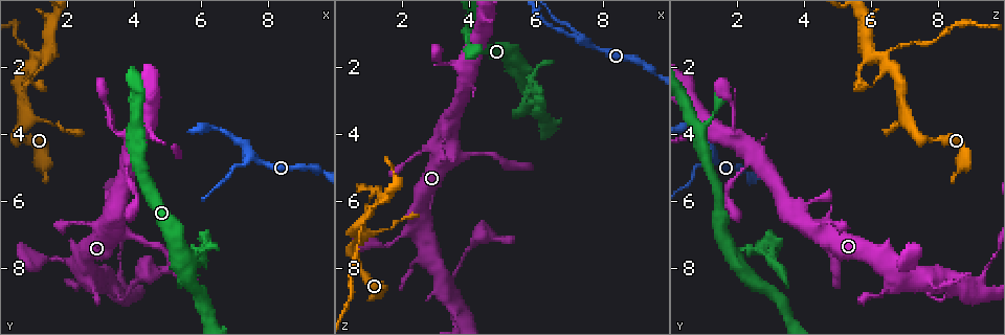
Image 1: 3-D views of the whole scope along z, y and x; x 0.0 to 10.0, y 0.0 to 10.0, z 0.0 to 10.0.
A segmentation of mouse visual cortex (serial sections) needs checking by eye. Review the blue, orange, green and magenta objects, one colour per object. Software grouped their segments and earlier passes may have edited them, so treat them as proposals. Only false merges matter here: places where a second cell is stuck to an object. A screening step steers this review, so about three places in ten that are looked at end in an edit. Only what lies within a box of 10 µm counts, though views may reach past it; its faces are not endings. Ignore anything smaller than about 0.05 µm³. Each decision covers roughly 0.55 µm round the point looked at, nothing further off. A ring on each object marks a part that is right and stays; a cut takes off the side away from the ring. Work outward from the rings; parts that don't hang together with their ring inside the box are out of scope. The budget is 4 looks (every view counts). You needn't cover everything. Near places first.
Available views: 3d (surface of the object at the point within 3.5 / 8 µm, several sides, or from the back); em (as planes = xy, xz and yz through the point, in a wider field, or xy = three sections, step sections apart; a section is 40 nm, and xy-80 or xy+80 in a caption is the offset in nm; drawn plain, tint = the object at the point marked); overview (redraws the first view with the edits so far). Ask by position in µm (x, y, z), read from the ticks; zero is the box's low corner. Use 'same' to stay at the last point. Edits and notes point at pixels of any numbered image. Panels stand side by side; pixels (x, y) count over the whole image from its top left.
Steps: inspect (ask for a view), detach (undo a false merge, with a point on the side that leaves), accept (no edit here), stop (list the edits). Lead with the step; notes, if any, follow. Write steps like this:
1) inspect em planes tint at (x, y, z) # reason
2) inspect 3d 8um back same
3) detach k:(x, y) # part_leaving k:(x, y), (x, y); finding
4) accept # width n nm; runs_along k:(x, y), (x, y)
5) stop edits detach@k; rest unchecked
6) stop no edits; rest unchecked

inspect 3d 8um back at (0.70, 3.70, 7.15) # calibre changes

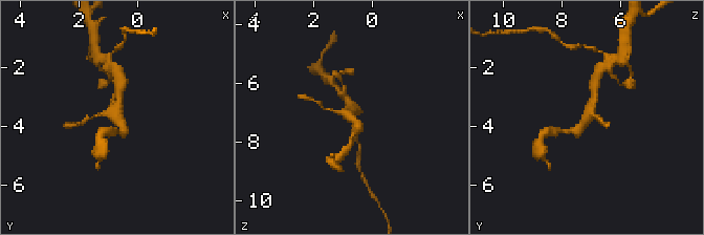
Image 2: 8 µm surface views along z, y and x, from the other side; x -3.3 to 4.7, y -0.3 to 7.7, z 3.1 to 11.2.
inspect 3d 3.5um same

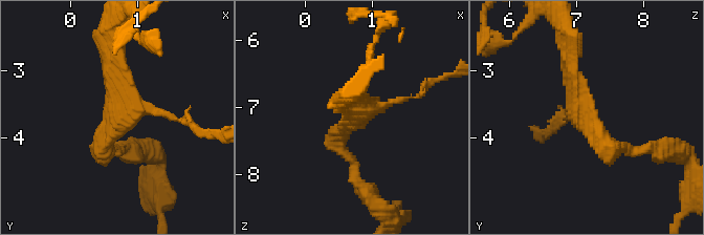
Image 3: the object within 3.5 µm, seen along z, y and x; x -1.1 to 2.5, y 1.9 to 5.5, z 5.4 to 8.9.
accept # runs_along 3:(631, 151), (588, 125), (570, 54); all the same cell

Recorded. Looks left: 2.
inspect 3d 8um at (4.05, 5.85, 1.70) # narrows sharply

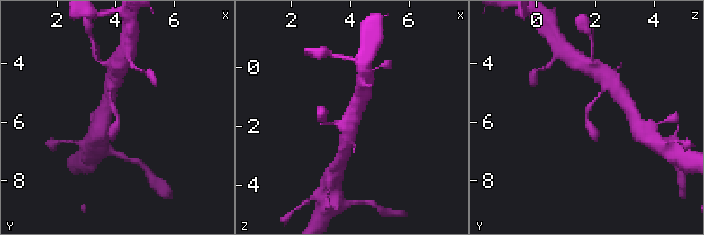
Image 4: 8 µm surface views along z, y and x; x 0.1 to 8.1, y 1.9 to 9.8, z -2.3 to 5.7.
inspect em planes tint same

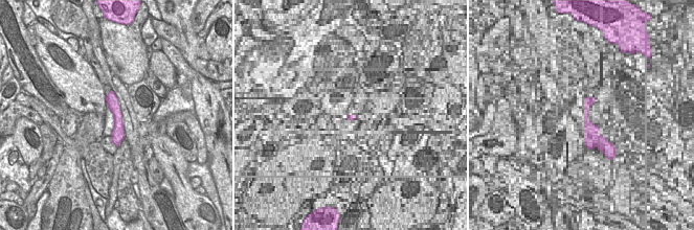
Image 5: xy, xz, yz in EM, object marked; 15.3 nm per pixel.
accept # width 190 nm; runs_along 4:(601, 92), (588, 111), (588, 121), (597, 141); all the same cell

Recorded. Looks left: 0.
stop no edits; rest unchecked

